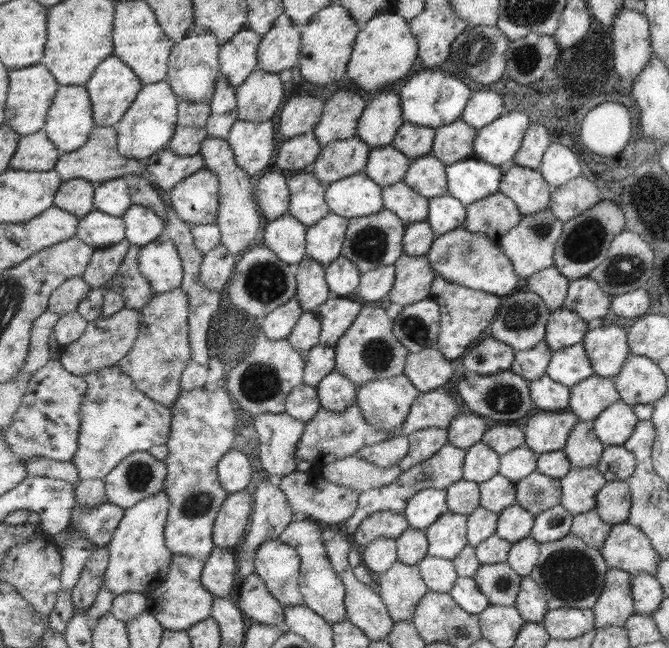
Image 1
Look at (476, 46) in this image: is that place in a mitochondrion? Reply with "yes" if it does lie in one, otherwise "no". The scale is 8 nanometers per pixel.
yes

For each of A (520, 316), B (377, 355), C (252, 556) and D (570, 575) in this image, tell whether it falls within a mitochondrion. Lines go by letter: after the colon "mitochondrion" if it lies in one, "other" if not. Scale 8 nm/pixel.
A: mitochondrion
B: mitochondrion
C: other
D: mitochondrion

